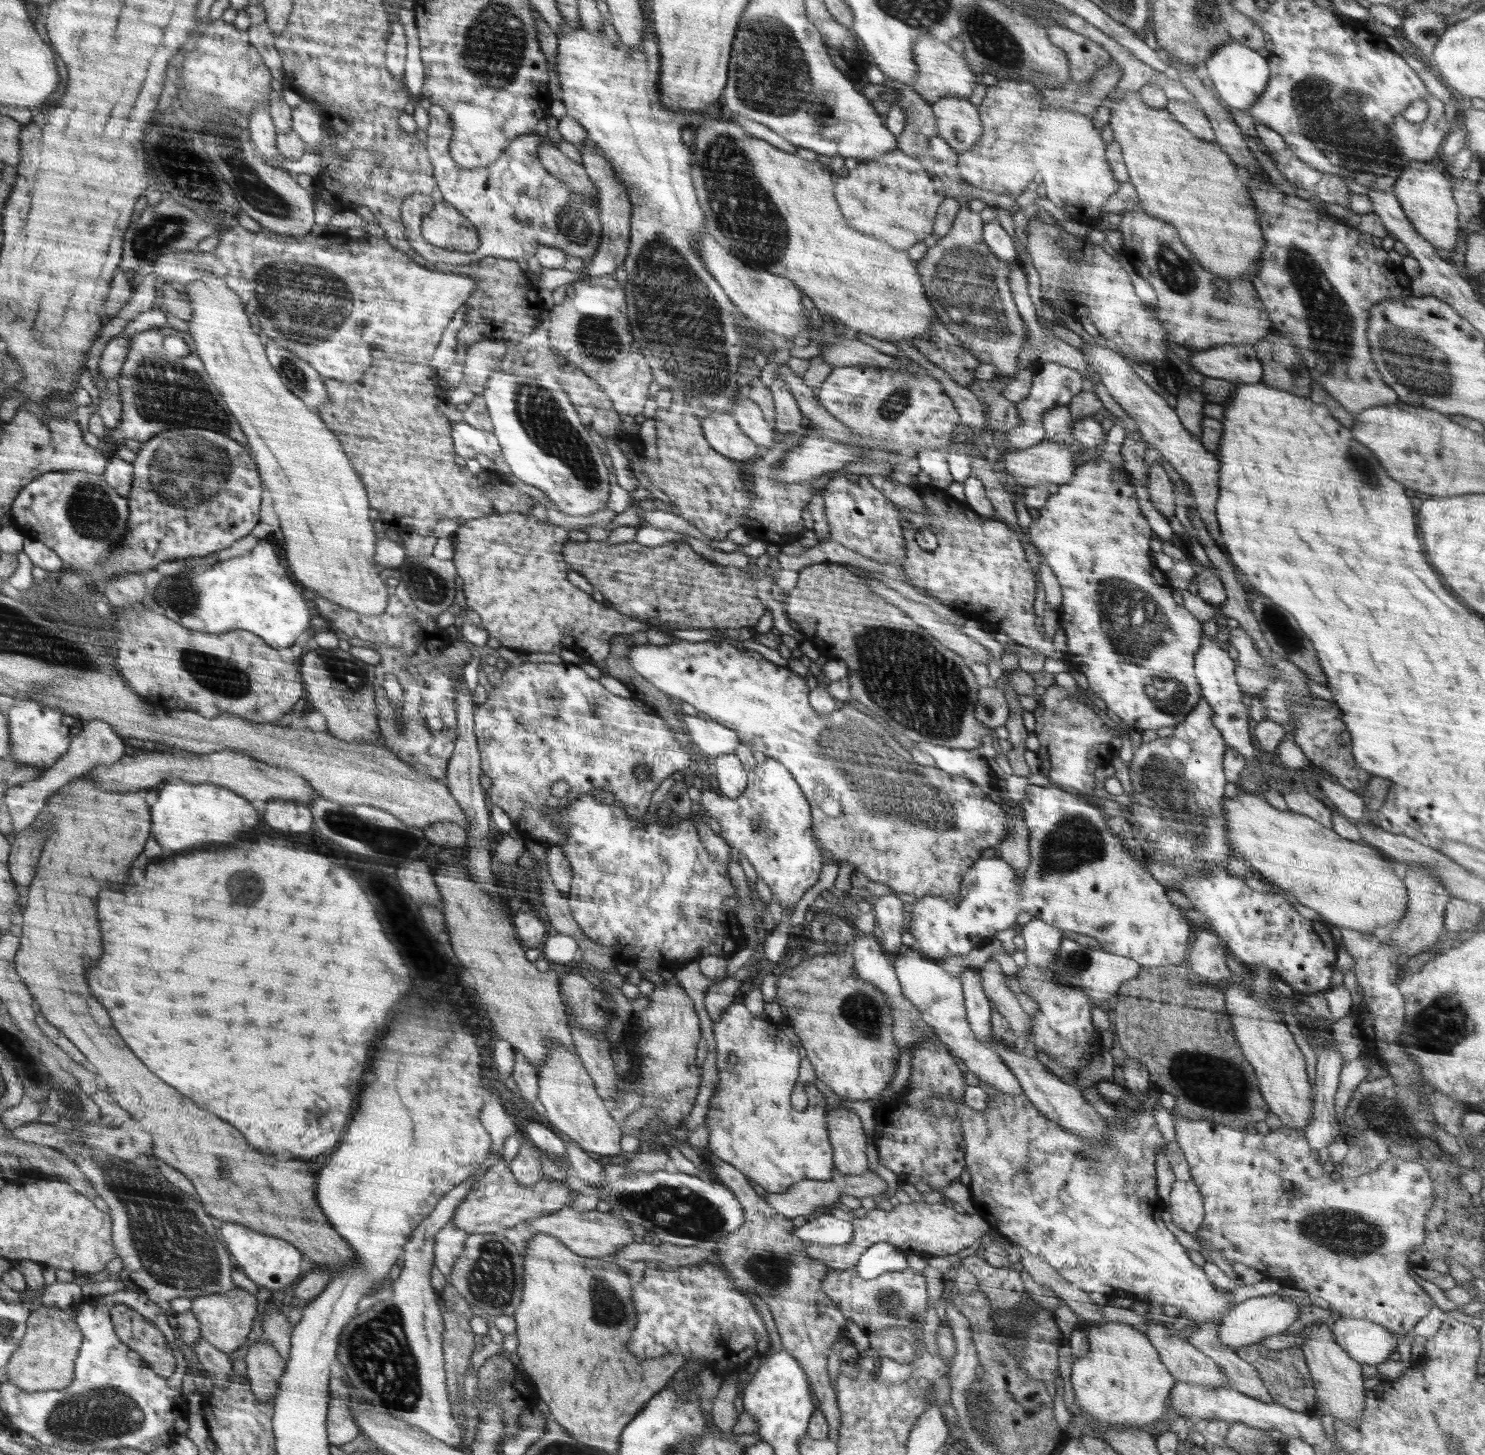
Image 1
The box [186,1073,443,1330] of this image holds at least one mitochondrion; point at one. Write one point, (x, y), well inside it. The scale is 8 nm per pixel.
(224, 1168)

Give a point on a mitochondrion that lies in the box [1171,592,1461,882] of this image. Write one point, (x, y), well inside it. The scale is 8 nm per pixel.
(1284, 678)

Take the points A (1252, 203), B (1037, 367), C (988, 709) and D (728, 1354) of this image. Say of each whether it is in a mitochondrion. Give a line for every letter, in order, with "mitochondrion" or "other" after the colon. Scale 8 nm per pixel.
A: other
B: other
C: mitochondrion
D: other

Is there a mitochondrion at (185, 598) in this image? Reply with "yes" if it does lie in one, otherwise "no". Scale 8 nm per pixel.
yes

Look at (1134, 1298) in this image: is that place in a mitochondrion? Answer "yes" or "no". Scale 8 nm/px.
no

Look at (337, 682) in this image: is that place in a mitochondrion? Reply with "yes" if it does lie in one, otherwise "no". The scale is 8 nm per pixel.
yes

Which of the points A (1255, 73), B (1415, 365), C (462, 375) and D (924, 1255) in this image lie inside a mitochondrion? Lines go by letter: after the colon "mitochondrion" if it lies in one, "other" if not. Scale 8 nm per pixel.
A: other
B: mitochondrion
C: other
D: other

